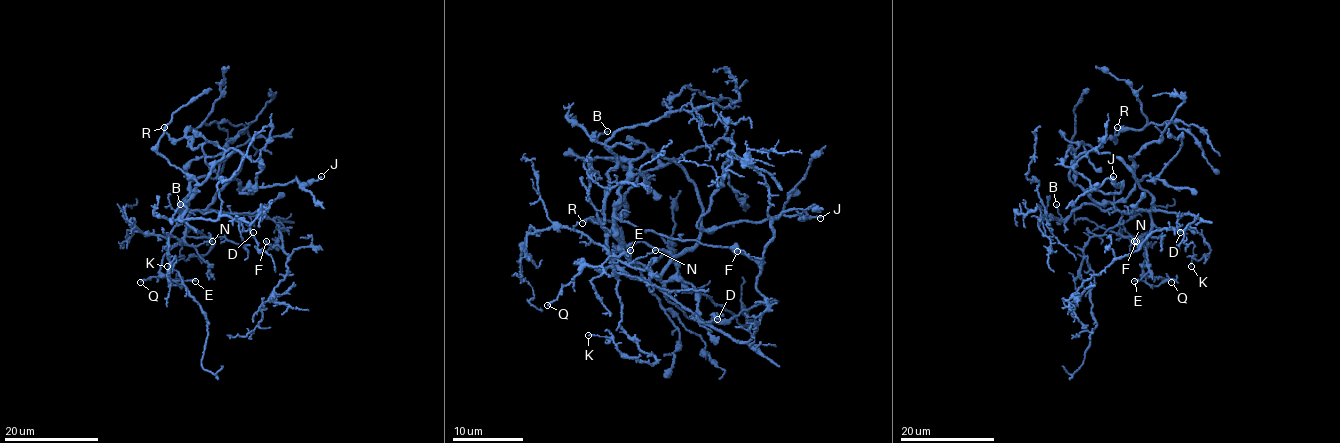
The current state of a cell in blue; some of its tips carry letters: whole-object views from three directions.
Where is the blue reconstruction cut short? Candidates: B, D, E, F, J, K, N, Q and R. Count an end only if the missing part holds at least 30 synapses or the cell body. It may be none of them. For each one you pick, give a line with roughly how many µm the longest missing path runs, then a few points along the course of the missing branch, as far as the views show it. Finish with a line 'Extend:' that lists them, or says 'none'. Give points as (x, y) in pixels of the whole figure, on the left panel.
Extend: none

